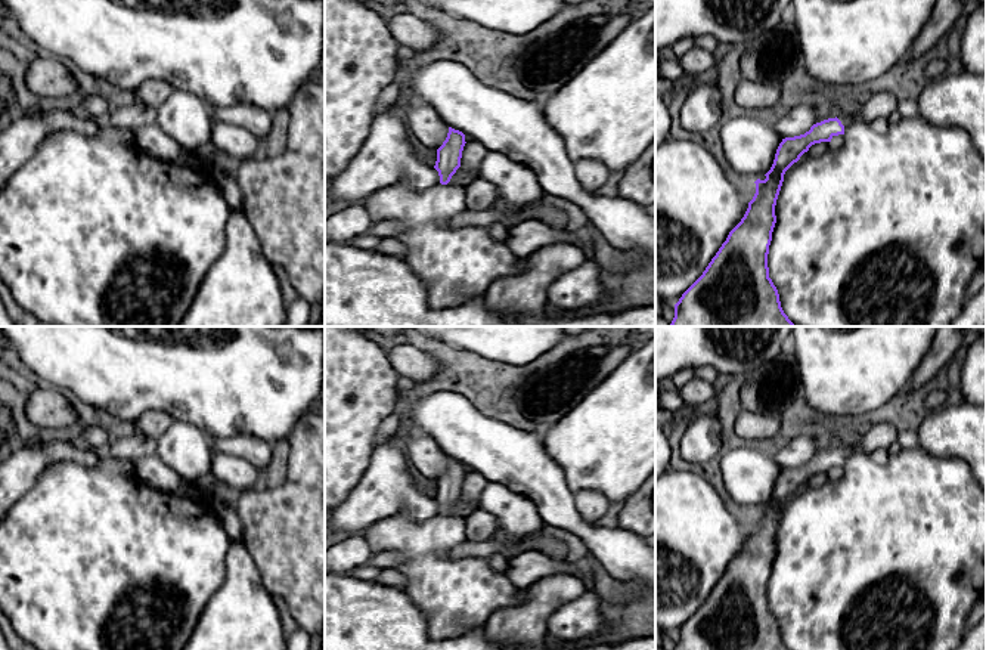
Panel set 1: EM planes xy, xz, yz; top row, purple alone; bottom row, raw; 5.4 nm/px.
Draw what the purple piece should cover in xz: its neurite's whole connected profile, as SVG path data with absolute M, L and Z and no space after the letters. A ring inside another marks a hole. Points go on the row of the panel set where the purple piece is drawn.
M449 127L446 140L437 149L437 161L434 165L434 168L438 171L441 185L447 185L452 176L461 167L461 158L465 143L465 134Z

